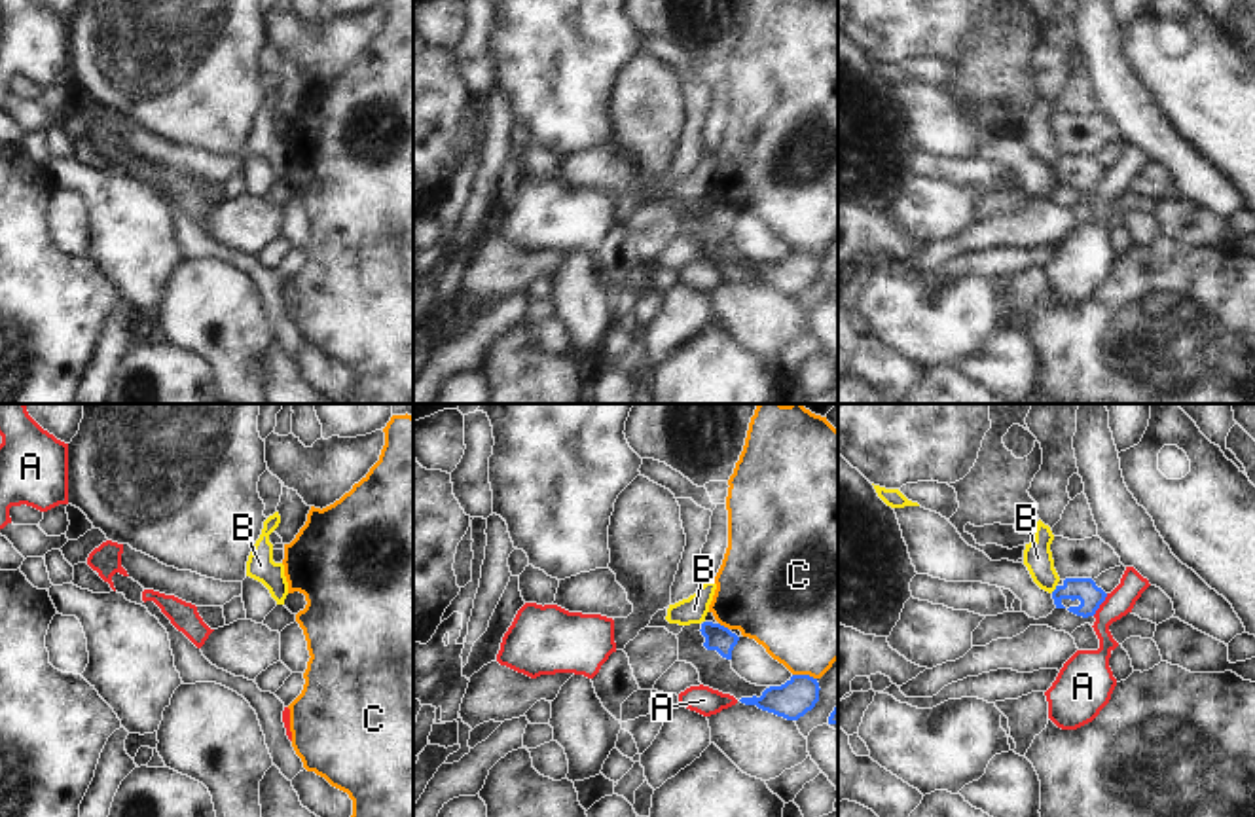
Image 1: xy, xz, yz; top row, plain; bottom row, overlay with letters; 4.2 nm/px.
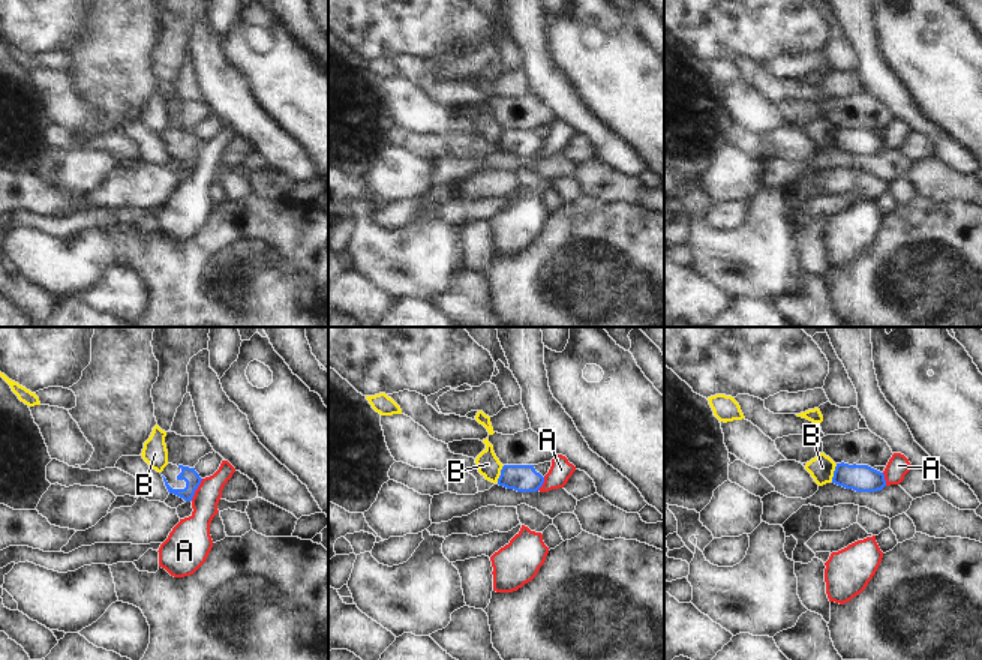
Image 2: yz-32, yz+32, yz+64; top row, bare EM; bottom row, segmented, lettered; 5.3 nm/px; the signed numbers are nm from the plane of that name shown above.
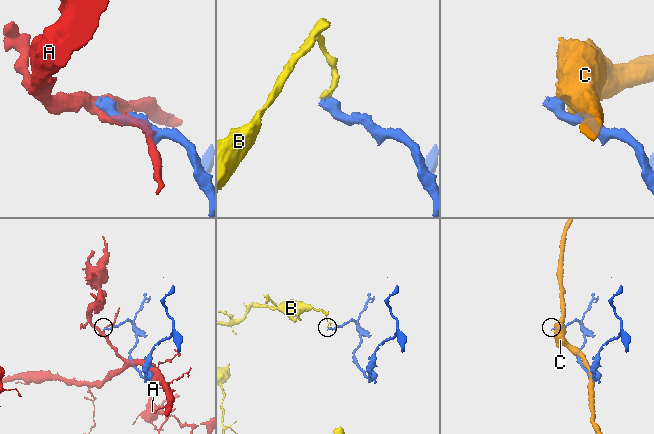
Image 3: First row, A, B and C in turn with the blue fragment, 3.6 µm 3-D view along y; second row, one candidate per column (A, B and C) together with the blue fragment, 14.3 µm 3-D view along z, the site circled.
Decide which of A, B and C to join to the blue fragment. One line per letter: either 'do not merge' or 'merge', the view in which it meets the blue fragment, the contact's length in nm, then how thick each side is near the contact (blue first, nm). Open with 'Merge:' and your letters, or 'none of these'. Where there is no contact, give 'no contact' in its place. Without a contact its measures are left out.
Merge: none of these
A: do not merge; contact in yz; length 120 nm; calibres 100 and 120 nm
B: do not merge; contact in yz; length 50 nm; calibres 100 and 120 nm
C: do not merge; contact in xz; length 110 nm; calibres 160 and 440 nm

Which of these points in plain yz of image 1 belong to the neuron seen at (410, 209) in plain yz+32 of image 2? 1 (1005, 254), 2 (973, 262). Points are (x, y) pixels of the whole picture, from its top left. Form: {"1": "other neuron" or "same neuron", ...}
{"1": "other neuron", "2": "other neuron"}

